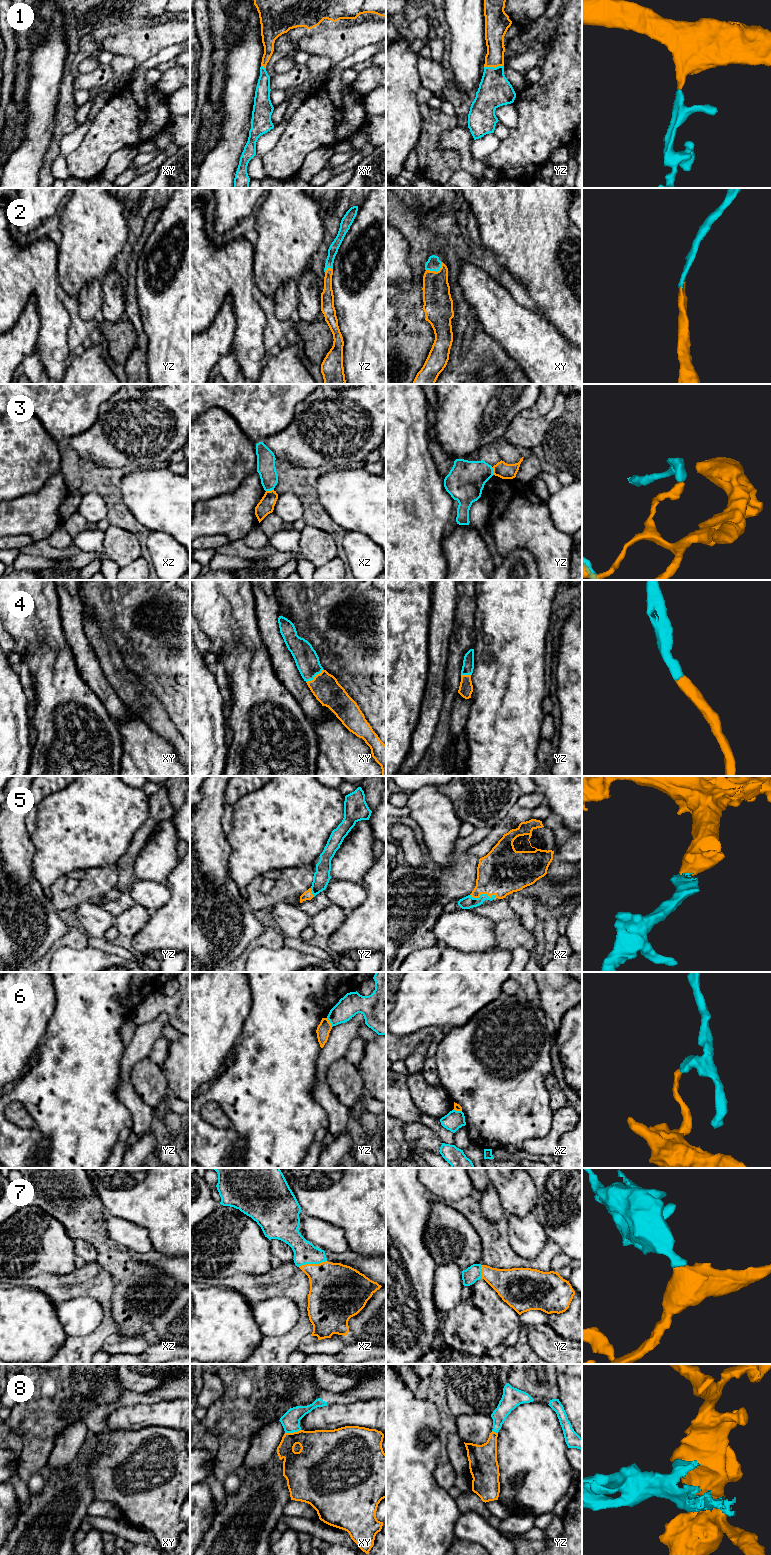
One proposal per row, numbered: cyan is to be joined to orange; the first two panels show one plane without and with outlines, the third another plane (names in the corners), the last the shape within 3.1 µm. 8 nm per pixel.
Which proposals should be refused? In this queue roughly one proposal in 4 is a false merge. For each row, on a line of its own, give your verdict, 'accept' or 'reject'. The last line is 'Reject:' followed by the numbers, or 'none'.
1: accept
2: accept
3: reject
4: accept
5: accept
6: reject
7: accept
8: reject
Reject: 3, 6, 8

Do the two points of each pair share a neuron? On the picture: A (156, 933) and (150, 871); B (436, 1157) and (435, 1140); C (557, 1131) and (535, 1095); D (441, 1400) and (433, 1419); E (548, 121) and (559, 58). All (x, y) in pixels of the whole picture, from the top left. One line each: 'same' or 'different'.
A: different
B: different
C: different
D: different
E: same

